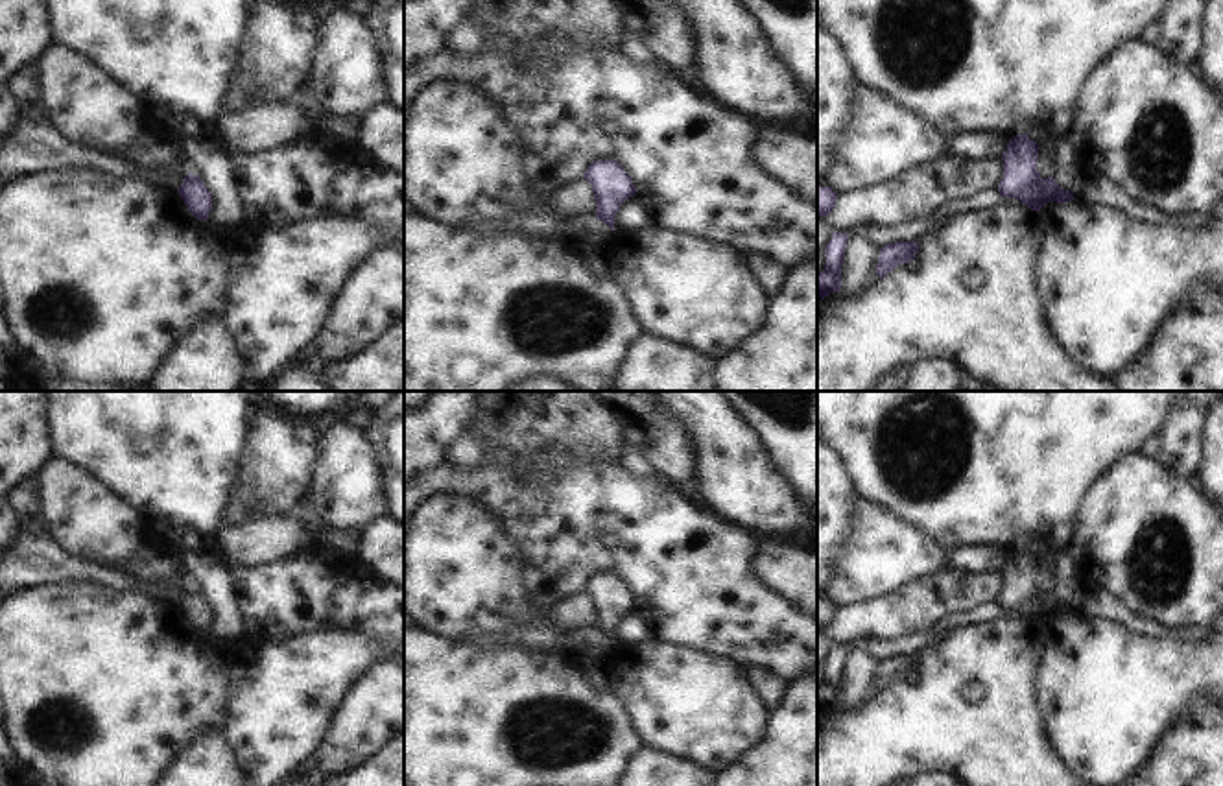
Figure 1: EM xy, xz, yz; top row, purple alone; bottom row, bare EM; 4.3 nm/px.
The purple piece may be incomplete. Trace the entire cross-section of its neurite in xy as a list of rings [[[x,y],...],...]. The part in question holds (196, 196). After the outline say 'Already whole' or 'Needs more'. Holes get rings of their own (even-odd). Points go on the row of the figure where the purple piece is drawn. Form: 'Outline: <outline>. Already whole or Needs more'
Outline: [[[190,172],[183,179],[183,185],[177,194],[181,196],[192,216],[207,221],[212,210],[212,196],[197,175]]]. Already whole

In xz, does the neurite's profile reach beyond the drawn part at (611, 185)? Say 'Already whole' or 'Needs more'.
Already whole

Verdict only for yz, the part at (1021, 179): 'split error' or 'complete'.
complete

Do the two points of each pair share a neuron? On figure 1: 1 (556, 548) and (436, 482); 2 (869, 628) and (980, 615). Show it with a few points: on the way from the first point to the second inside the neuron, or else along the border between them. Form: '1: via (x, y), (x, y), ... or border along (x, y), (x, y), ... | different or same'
1: via (526, 523), (486, 486), (465, 484) | same
2: border along (987, 602), (954, 611), (926, 631), (906, 635) | different

